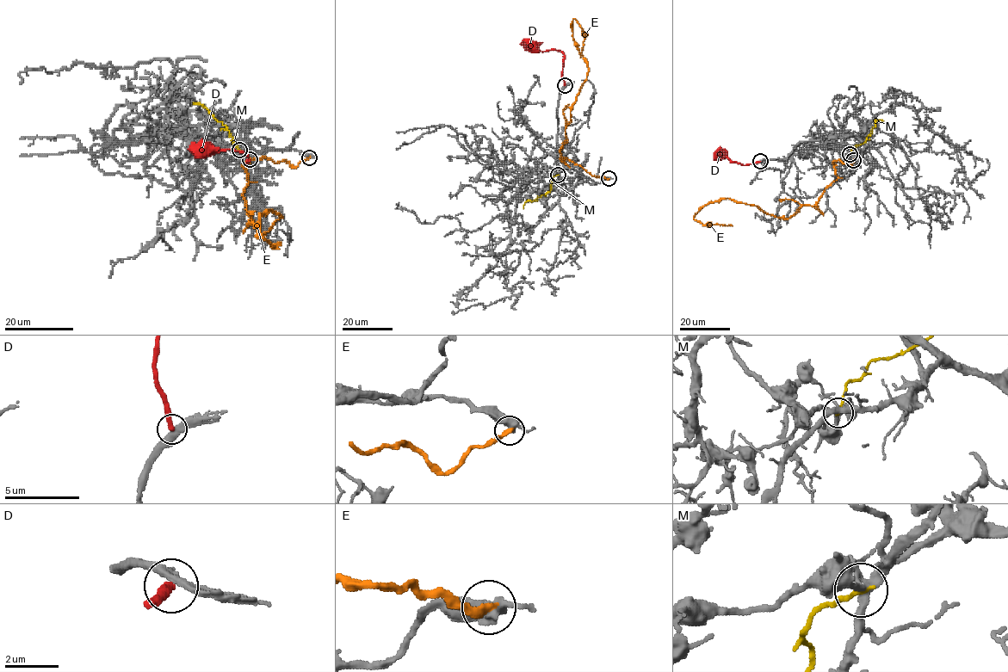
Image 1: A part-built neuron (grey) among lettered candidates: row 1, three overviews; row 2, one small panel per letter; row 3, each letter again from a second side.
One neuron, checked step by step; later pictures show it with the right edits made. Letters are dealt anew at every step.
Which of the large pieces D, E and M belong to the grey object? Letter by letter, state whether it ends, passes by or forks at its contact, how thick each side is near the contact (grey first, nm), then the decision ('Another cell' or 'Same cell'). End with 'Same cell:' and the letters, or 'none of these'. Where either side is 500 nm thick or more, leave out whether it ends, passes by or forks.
D: It ends there. Thickness 360 nm (grey) against 300 nm. Another cell
E: It ends there. Thickness 440 nm (grey) against 320 nm. Another cell
M: It ends there. Thickness 280 nm (grey) against 170 nm. Another cell
Same cell: none of these

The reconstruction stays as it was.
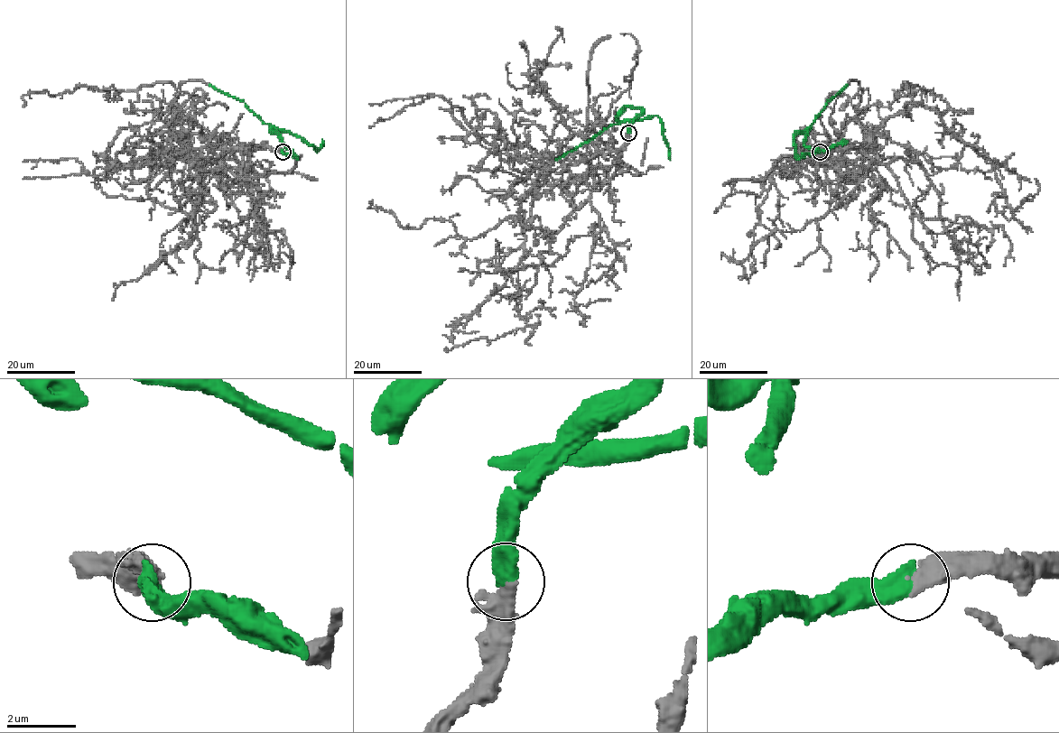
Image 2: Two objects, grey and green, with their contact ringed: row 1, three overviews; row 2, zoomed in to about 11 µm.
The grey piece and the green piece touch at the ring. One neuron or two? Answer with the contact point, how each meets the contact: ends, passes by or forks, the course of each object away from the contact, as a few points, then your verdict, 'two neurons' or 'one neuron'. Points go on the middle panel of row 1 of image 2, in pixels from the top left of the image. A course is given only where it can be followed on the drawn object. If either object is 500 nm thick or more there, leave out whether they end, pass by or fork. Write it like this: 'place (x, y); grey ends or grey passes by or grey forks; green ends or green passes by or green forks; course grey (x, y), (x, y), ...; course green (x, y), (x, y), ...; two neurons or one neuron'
place (628, 133); course grey (628, 133), (610, 164), (534, 186), (521, 199), (516, 310), (525, 326), (447, 347); course green (628, 132), (628, 125), (642, 112), (627, 107), (618, 118), (620, 120), (656, 115), (671, 161); one neuron

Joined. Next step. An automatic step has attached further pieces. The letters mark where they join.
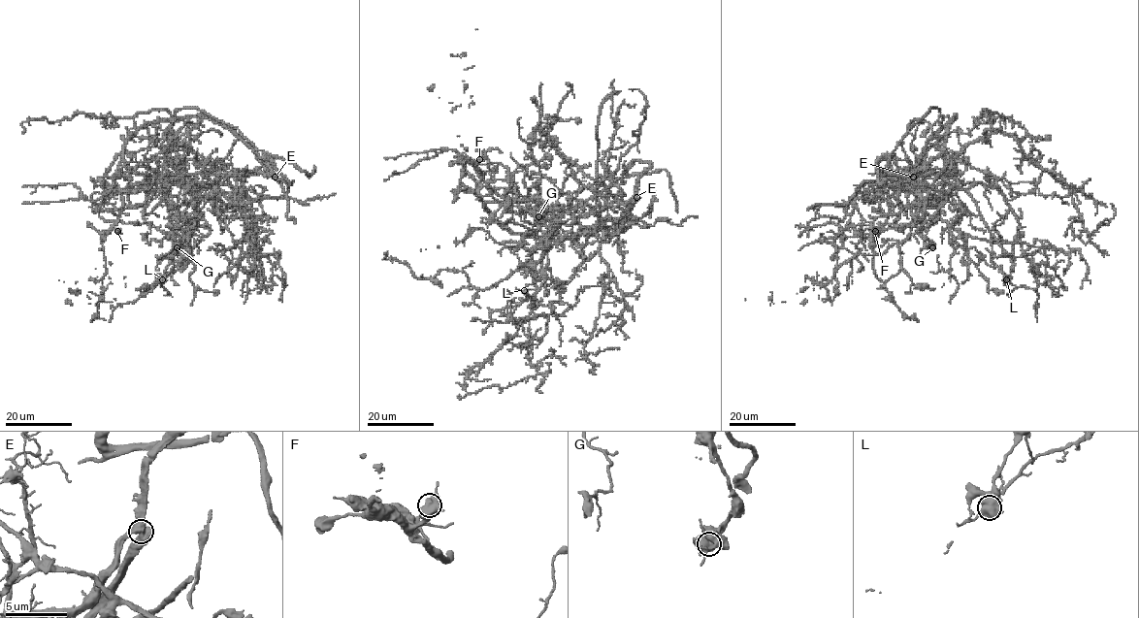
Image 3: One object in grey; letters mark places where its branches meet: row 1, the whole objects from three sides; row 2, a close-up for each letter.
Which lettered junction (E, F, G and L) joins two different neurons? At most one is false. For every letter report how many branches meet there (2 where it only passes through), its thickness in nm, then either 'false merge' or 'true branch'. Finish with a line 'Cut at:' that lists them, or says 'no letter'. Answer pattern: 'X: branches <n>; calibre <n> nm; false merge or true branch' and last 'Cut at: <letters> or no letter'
E: branches 3; calibre 600 nm; false merge
F: branches 3; calibre 500 nm; true branch
G: branches 3; calibre 550 nm; true branch
L: branches 3; calibre 650 nm; true branch
Cut at: E

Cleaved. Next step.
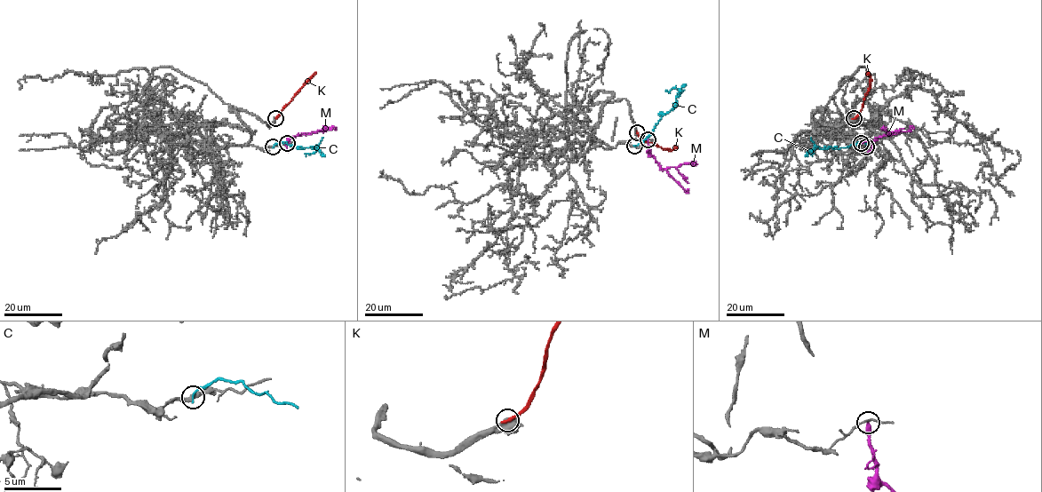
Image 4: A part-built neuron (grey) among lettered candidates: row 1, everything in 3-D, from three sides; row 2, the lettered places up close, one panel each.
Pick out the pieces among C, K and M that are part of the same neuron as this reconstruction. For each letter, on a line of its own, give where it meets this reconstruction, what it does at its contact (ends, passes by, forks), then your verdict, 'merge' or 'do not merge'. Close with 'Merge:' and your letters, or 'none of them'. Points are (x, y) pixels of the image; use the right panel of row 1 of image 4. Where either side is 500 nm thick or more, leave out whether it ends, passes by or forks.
C: (866, 146) | it ends | do not merge
K: (854, 118) | do not merge
M: (861, 143) | it ends | do not merge
Merge: none of them

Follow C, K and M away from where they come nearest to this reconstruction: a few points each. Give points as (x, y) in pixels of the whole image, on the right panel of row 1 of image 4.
C: (866, 146), (864, 142), (857, 142), (838, 148), (816, 147), (809, 154), (813, 153), (813, 155)
K: (853, 118), (862, 108), (870, 86), (870, 75), (866, 71)
M: (861, 143), (889, 135), (885, 130)

